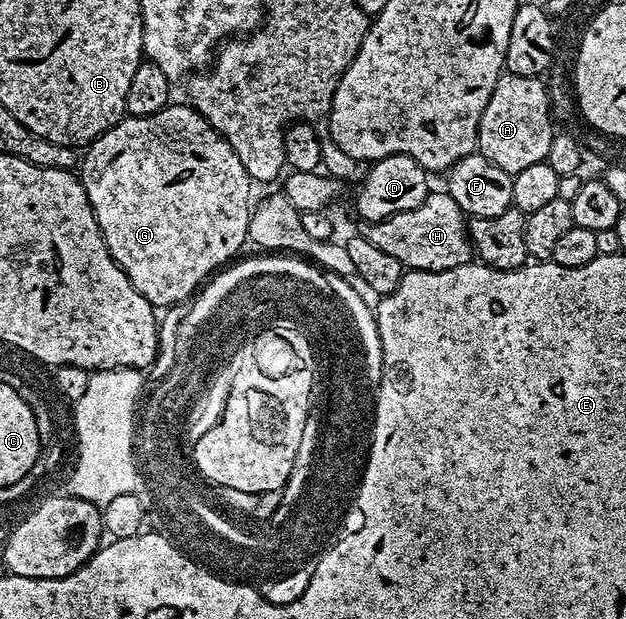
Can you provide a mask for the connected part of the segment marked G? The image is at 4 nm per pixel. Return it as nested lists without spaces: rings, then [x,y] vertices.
[[[170,103],[163,111],[146,117],[131,117],[128,115],[122,117],[107,132],[89,142],[84,150],[83,160],[79,165],[79,180],[82,187],[85,188],[87,199],[91,203],[93,214],[99,223],[101,234],[105,236],[105,242],[115,259],[115,263],[119,263],[119,267],[127,275],[127,279],[131,279],[135,291],[139,291],[139,295],[143,295],[143,299],[150,301],[154,307],[177,305],[180,301],[185,300],[188,302],[206,284],[207,278],[216,274],[222,267],[228,266],[237,257],[235,255],[240,251],[241,244],[246,244],[249,235],[249,214],[251,212],[251,200],[249,201],[250,177],[244,170],[238,156],[235,155],[235,151],[232,150],[231,145],[227,143],[224,135],[217,133],[209,125],[208,119],[201,117],[200,113],[188,103],[182,103],[182,105]]]

